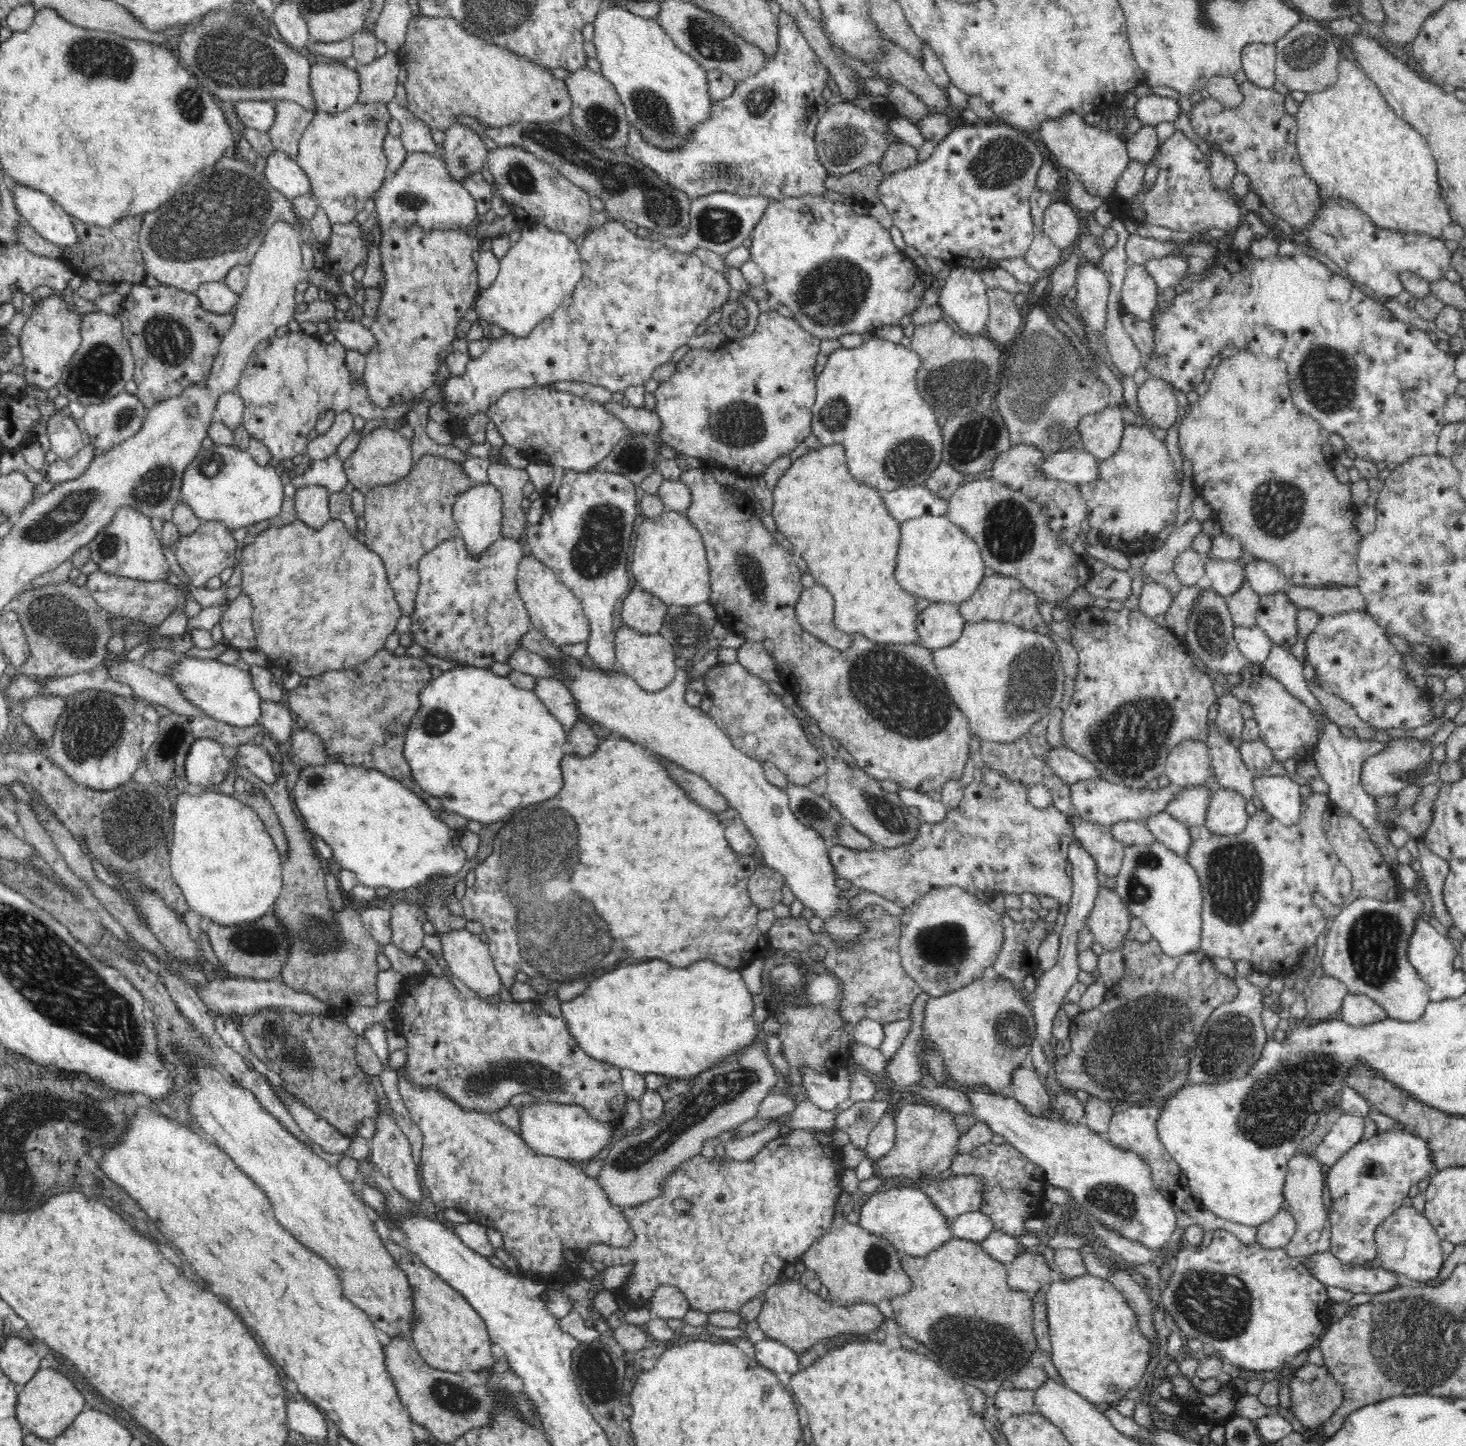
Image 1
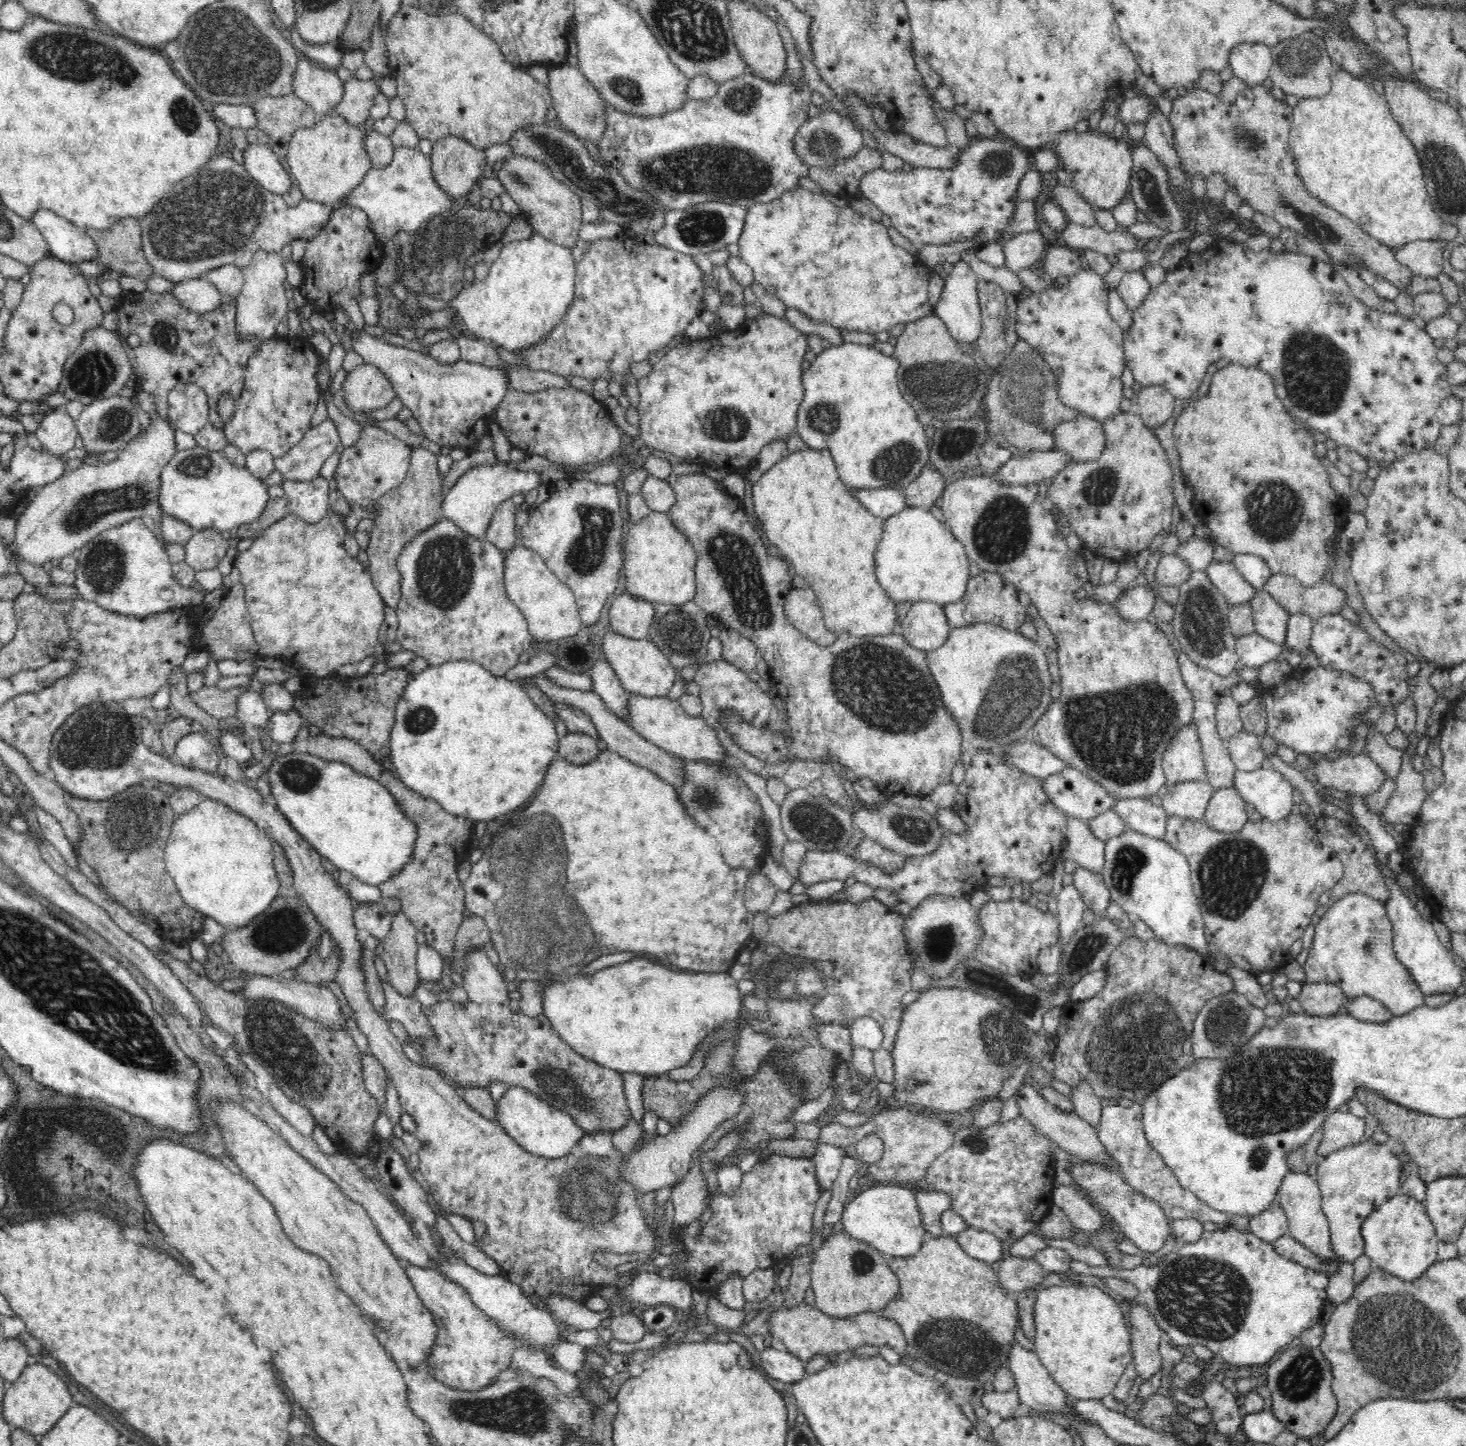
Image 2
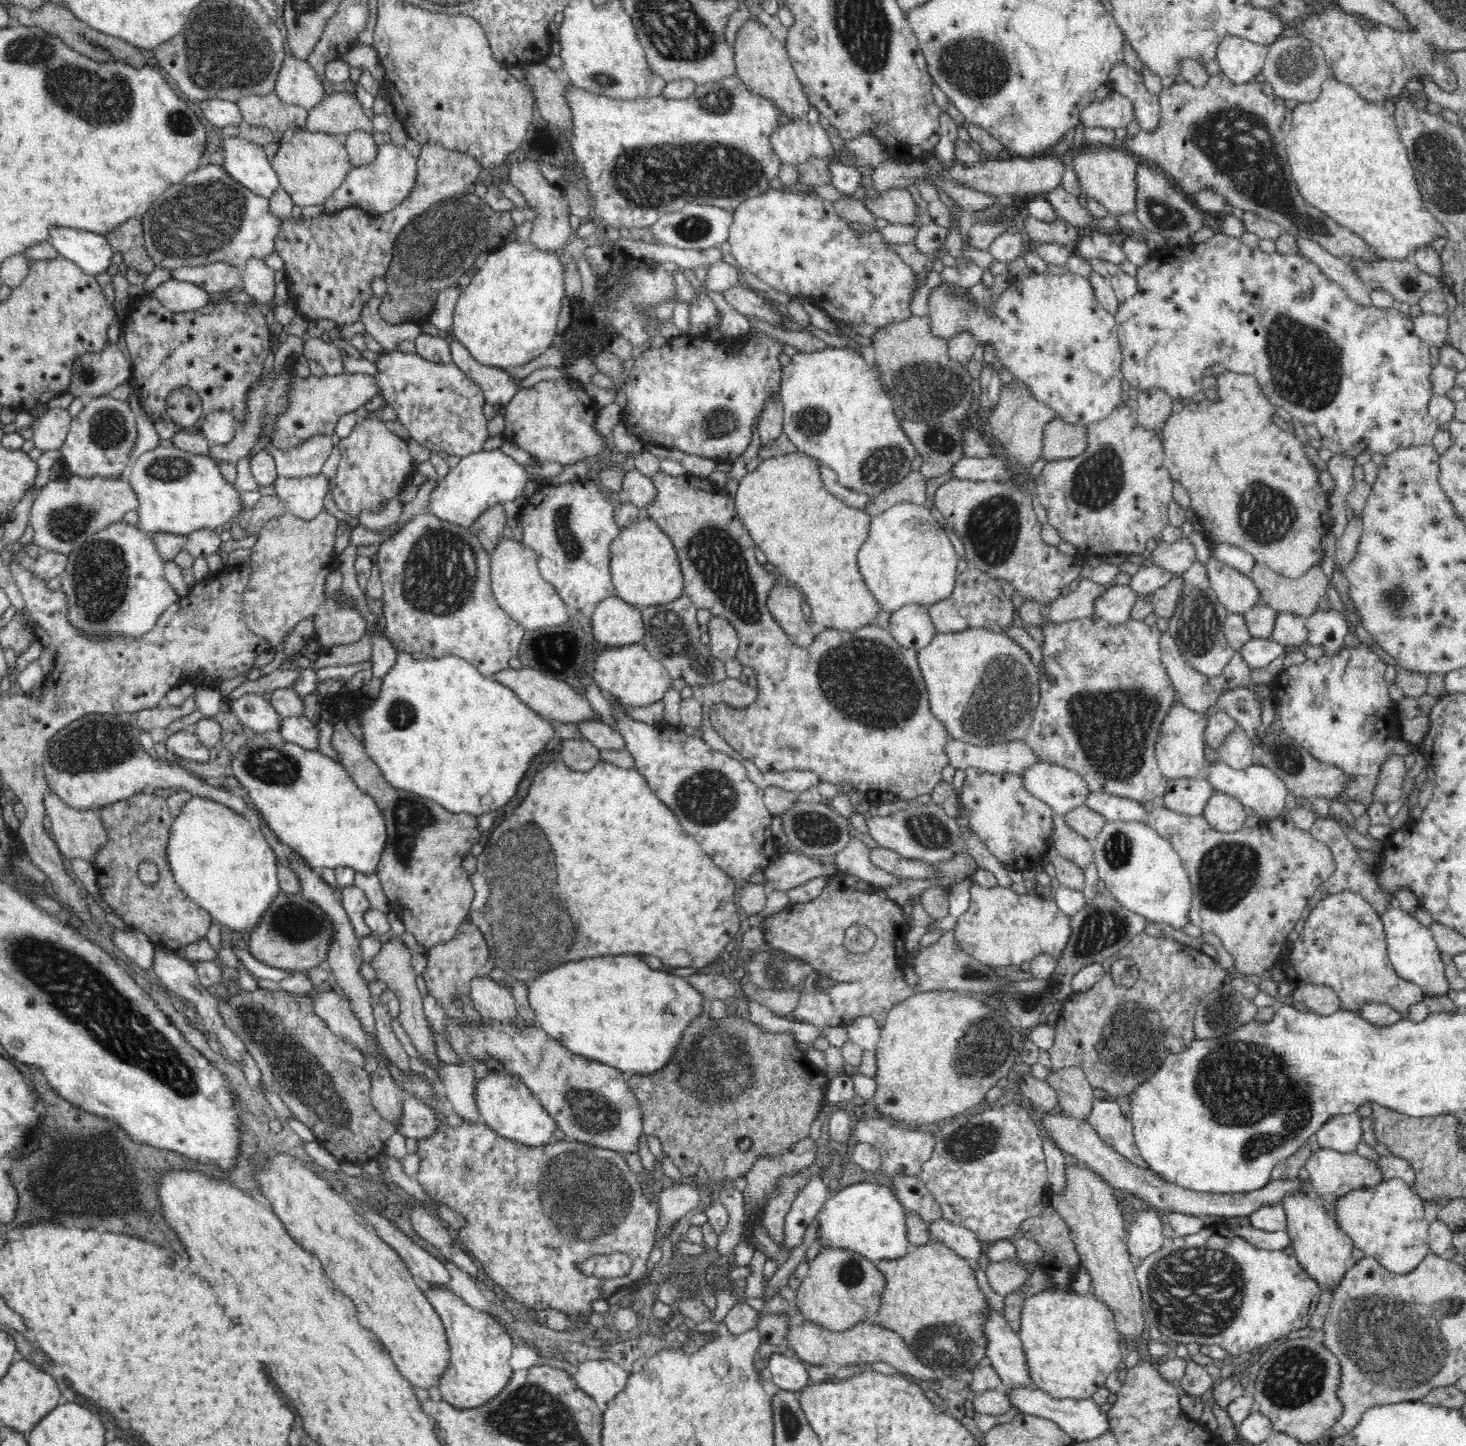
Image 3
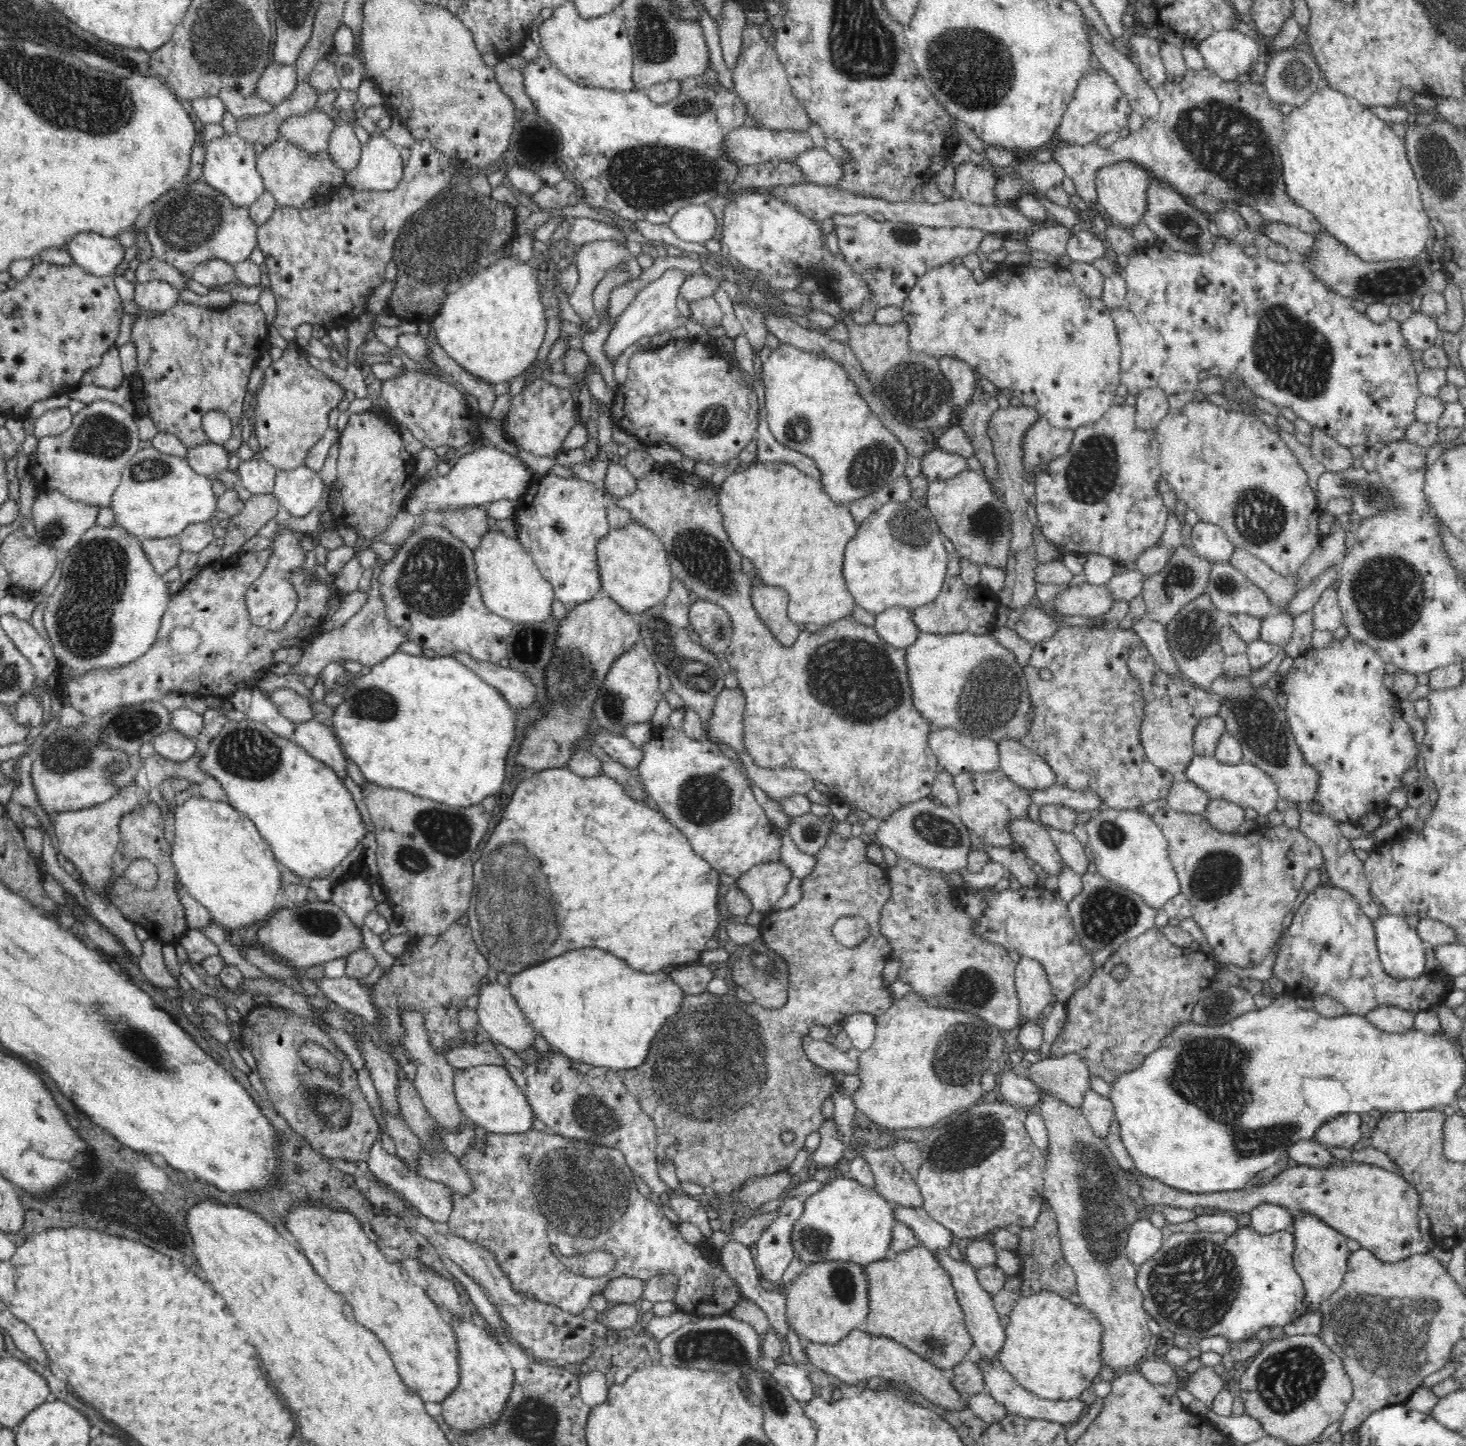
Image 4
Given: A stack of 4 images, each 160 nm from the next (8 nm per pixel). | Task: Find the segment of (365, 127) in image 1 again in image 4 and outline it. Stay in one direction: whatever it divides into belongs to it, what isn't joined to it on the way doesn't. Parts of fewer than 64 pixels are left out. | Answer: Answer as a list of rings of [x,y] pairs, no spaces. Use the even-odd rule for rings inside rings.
[[[284,138],[276,139],[275,142],[266,146],[260,156],[256,158],[256,171],[258,171],[258,174],[264,179],[265,190],[272,193],[272,196],[276,198],[276,202],[289,207],[298,207],[307,203],[309,199],[315,198],[312,196],[312,194],[314,194],[314,188],[320,186],[322,182],[330,185],[342,184],[346,174],[340,165],[336,165],[336,163],[332,161],[332,157],[330,157],[330,153],[327,153],[327,150],[324,150],[318,158],[310,157],[310,155],[304,154],[304,149],[292,145],[292,143]]]

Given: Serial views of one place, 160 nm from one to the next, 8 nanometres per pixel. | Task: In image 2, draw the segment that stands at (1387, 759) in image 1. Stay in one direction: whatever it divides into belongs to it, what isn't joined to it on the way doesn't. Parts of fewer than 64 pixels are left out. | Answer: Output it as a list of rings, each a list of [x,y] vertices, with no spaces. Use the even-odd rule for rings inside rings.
[[[1364,752],[1335,756],[1335,760],[1318,764],[1312,764],[1306,755],[1299,754],[1298,766],[1302,770],[1312,770],[1324,788],[1332,786],[1355,795],[1374,794],[1386,778],[1378,763]]]

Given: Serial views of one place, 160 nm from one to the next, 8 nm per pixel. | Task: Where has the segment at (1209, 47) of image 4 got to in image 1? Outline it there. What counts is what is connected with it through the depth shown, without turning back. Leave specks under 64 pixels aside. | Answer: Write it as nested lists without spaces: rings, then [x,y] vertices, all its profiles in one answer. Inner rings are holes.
[[[1252,43],[1240,52],[1241,67],[1250,81],[1259,88],[1273,89],[1277,81],[1275,43]]]

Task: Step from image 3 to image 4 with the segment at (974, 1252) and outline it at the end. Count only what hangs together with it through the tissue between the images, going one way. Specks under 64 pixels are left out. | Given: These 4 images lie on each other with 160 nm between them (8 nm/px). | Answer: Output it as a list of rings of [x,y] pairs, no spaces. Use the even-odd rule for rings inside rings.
[[[890,1202],[890,1204],[894,1211],[894,1220],[908,1225],[924,1247],[938,1248],[947,1252],[948,1248],[954,1244],[955,1236],[952,1235],[952,1231],[932,1219],[924,1208],[906,1208],[895,1202]]]

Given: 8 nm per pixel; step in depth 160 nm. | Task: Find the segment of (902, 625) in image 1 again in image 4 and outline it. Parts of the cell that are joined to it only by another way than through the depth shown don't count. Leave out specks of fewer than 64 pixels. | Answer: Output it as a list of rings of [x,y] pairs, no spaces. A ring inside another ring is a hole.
[[[755,462],[746,465],[745,470],[741,472],[734,470],[727,477],[722,486],[716,486],[718,488],[717,507],[722,515],[724,530],[728,533],[728,538],[732,540],[734,548],[744,558],[748,558],[754,564],[754,570],[756,570],[758,578],[763,580],[764,585],[780,587],[788,592],[788,618],[798,624],[816,624],[818,626],[832,624],[833,621],[840,620],[844,617],[850,618],[856,603],[852,602],[852,596],[848,594],[848,587],[844,586],[844,575],[841,574],[841,566],[844,563],[846,544],[848,544],[848,540],[852,540],[852,537],[856,536],[858,524],[852,518],[848,504],[841,505],[840,503],[834,503],[823,490],[820,481],[814,480],[814,478],[811,478],[811,476],[808,476],[792,464],[782,462],[764,462],[764,464],[760,464]]]

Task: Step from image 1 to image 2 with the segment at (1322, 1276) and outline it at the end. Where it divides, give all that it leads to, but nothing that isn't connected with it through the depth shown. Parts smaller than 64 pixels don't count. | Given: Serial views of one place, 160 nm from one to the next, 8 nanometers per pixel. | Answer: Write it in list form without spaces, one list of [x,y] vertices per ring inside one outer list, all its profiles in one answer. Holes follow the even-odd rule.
[[[1284,1234],[1284,1236],[1276,1238],[1274,1242],[1270,1242],[1270,1245],[1272,1245],[1272,1249],[1276,1253],[1288,1258],[1288,1260],[1295,1261],[1316,1272],[1321,1272],[1327,1277],[1336,1274],[1336,1270],[1339,1268],[1340,1260],[1332,1263],[1324,1263],[1314,1252],[1306,1249],[1303,1244],[1300,1244],[1300,1242],[1289,1234]]]

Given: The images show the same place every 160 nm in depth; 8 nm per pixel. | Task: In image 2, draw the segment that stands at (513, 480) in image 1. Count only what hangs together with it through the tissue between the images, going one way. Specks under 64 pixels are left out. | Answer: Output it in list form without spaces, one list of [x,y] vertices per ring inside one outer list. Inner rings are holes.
[[[512,499],[505,500],[490,518],[485,538],[499,550],[508,552],[519,544],[519,530],[516,527],[514,511],[516,504]]]

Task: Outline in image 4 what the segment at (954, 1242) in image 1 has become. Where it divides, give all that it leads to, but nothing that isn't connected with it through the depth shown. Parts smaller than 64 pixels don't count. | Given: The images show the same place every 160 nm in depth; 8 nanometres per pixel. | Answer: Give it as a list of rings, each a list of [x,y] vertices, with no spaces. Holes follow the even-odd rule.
[[[919,1244],[884,1260],[867,1264],[864,1274],[868,1279],[868,1314],[863,1329],[868,1334],[895,1340],[943,1370],[954,1368],[966,1358],[973,1342],[965,1327],[964,1311],[960,1308],[948,1271],[940,1266],[932,1249]]]

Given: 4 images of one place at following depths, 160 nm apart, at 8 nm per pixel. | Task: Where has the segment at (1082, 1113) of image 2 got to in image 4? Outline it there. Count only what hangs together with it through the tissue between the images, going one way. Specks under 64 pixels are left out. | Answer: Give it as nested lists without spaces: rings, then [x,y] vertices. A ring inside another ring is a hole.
[[[1068,1052],[1065,1055],[1054,1057],[1054,1060],[1044,1060],[1042,1064],[1042,1078],[1034,1080],[1032,1070],[1036,1072],[1038,1064],[1025,1068],[1019,1064],[1014,1066],[1016,1074],[1032,1079],[1039,1087],[1072,1108],[1080,1110],[1086,1092],[1090,1090],[1090,1069],[1079,1054]]]

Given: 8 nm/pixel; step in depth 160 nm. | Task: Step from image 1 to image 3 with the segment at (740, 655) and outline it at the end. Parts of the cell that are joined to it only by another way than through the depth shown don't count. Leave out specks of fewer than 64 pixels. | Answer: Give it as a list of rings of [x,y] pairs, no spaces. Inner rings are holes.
[[[715,616],[707,623],[712,654],[720,661],[736,658],[740,637],[736,629],[720,616]]]

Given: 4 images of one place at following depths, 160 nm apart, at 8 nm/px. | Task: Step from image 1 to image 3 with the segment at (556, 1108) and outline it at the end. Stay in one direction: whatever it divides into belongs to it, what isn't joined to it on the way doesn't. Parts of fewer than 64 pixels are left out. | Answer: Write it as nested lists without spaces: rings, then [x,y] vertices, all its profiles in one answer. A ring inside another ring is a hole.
[[[492,1070],[487,1077],[474,1086],[474,1099],[476,1099],[482,1122],[500,1136],[528,1146],[552,1142],[554,1130],[557,1128],[556,1121],[518,1077],[505,1073],[503,1070]]]

